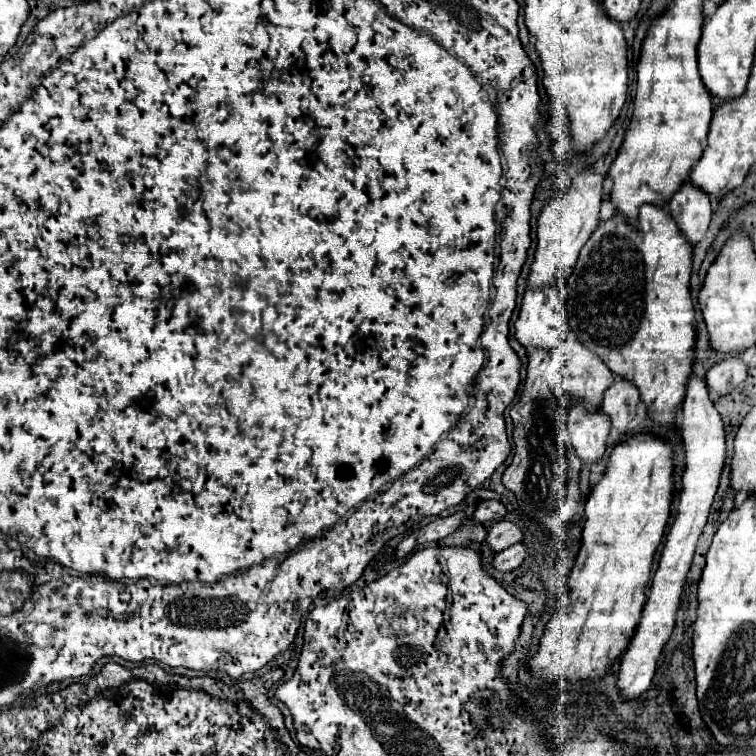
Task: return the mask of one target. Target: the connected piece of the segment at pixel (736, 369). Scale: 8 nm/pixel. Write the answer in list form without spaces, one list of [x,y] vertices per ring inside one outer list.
[[[733,356],[715,364],[707,372],[705,384],[713,398],[721,398],[731,394],[731,390],[735,390],[745,378],[747,378],[747,364],[741,360],[741,356]]]

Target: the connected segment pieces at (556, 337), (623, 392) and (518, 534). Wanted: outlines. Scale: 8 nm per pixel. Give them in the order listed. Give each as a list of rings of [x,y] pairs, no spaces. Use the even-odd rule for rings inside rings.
[[[527,288],[519,318],[515,322],[515,338],[523,348],[543,348],[543,350],[553,350],[559,344],[567,340],[569,334],[569,322],[565,318],[563,304],[559,300],[559,288],[543,288],[543,290],[533,290]]]
[[[617,378],[615,384],[605,392],[605,398],[603,398],[603,412],[611,420],[611,430],[619,434],[627,434],[629,422],[637,414],[637,404],[639,404],[637,388]]]
[[[507,520],[495,522],[493,526],[487,528],[487,546],[493,552],[501,552],[501,550],[517,544],[521,538],[523,538],[521,528],[511,524],[511,522],[507,522]]]

